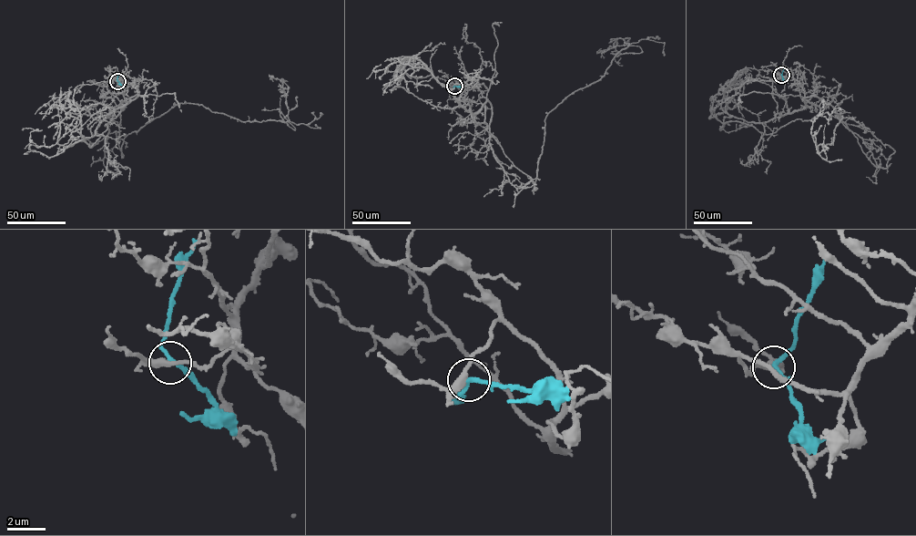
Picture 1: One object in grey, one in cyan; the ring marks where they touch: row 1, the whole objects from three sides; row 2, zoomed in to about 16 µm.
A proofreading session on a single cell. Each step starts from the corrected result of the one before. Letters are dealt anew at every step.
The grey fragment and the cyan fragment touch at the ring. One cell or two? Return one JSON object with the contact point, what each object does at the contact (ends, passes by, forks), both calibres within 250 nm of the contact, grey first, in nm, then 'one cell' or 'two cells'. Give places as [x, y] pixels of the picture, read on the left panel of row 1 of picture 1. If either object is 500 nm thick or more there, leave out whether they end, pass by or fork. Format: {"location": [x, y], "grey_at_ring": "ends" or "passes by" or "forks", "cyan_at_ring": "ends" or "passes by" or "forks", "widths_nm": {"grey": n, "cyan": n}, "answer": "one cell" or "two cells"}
{"location": [117, 81], "grey_at_ring": "passes by", "cyan_at_ring": "passes by", "widths_nm": {"grey": 320, "cyan": 200}, "answer": "two cells"}

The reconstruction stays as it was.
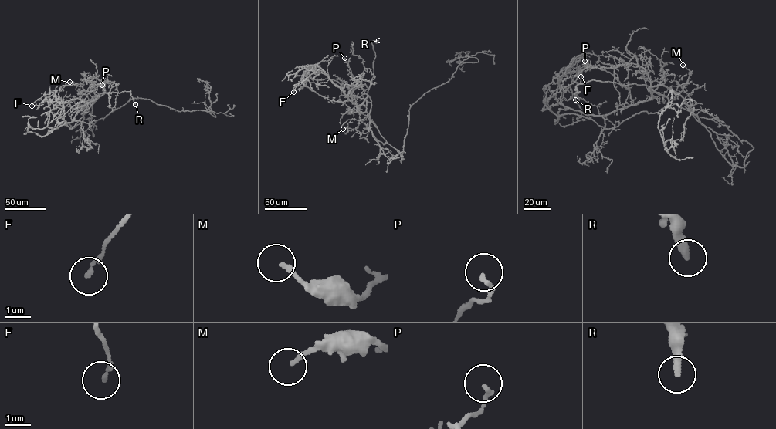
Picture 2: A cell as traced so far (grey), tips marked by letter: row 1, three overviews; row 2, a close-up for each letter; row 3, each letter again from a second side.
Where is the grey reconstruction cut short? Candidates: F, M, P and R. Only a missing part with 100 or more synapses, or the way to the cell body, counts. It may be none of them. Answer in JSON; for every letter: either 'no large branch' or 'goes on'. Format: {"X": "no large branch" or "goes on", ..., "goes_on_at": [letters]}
{"F": "no large branch", "M": "no large branch", "P": "no large branch", "R": "goes on", "goes_on_at": ["R"]}

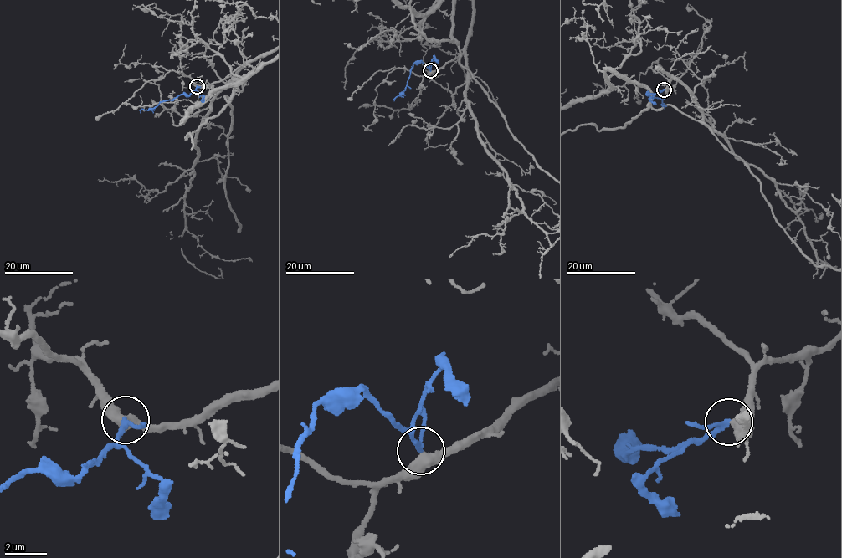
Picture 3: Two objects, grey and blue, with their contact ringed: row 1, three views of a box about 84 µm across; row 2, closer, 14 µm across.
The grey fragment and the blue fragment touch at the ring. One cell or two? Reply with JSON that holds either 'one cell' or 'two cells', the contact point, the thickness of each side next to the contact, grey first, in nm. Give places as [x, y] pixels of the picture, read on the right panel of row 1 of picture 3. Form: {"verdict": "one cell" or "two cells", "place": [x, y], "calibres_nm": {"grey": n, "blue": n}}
{"verdict": "one cell", "place": [664, 89], "calibres_nm": {"grey": 460, "blue": 190}}

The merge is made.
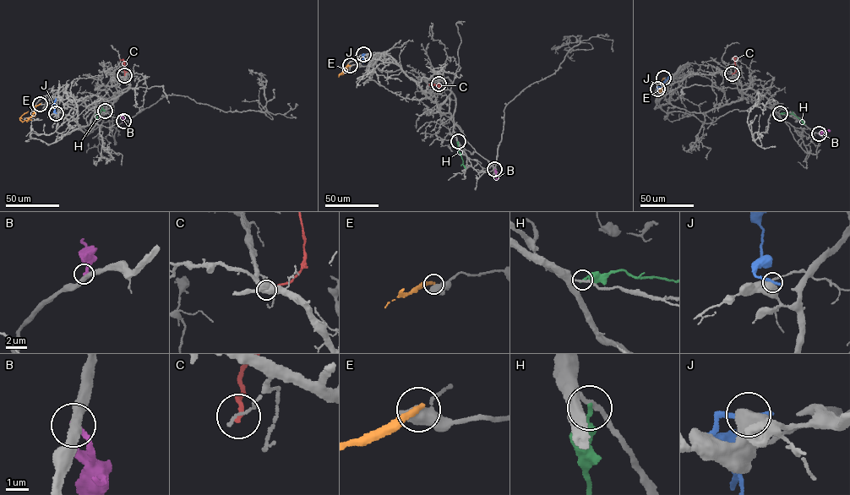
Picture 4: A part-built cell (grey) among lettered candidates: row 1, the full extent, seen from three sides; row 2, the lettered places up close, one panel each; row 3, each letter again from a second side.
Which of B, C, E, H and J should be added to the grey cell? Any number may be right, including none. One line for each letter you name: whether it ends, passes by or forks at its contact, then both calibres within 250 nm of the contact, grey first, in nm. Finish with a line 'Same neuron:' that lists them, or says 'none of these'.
J: it ends | 750/320 nm
Same neuron: J

